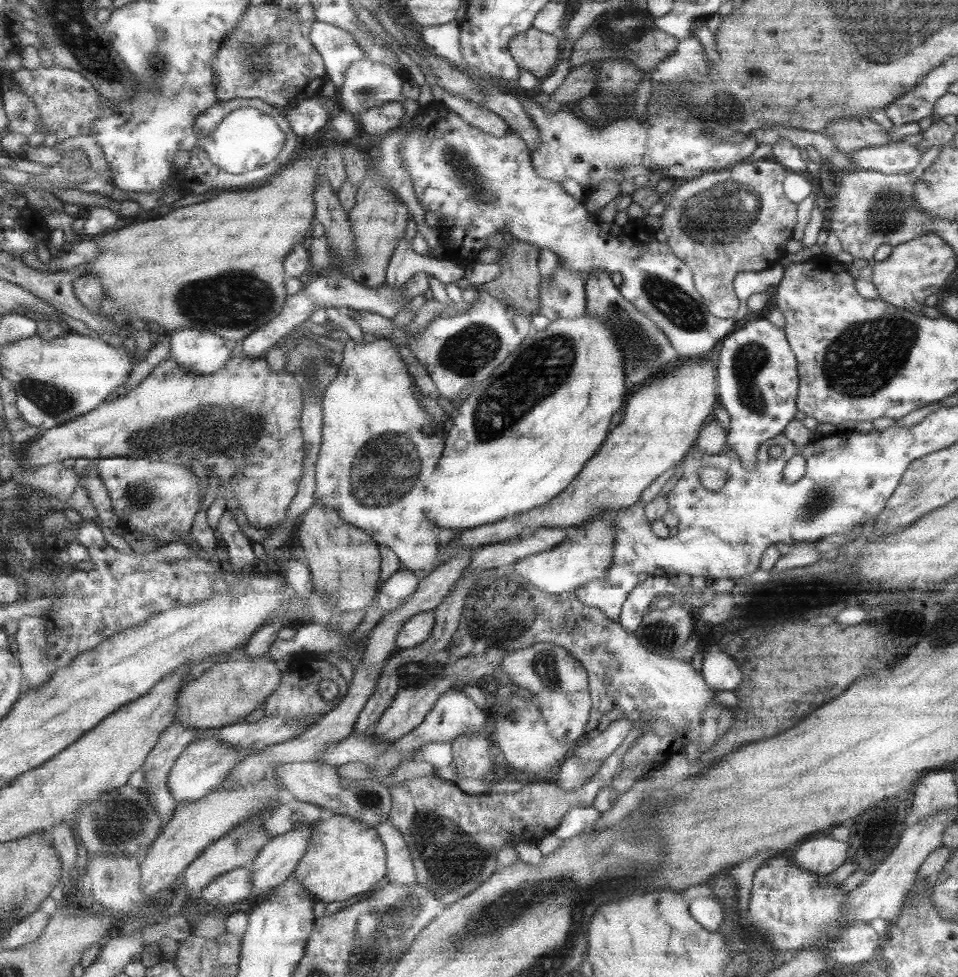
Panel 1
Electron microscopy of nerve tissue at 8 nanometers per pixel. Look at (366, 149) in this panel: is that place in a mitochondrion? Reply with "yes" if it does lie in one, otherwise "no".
no

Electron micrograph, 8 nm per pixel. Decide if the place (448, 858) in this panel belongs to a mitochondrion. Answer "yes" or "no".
yes

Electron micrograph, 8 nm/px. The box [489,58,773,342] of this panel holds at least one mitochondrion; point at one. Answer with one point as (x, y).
(726, 209)

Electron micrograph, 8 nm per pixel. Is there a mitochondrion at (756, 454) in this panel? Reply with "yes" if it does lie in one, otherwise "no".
no

